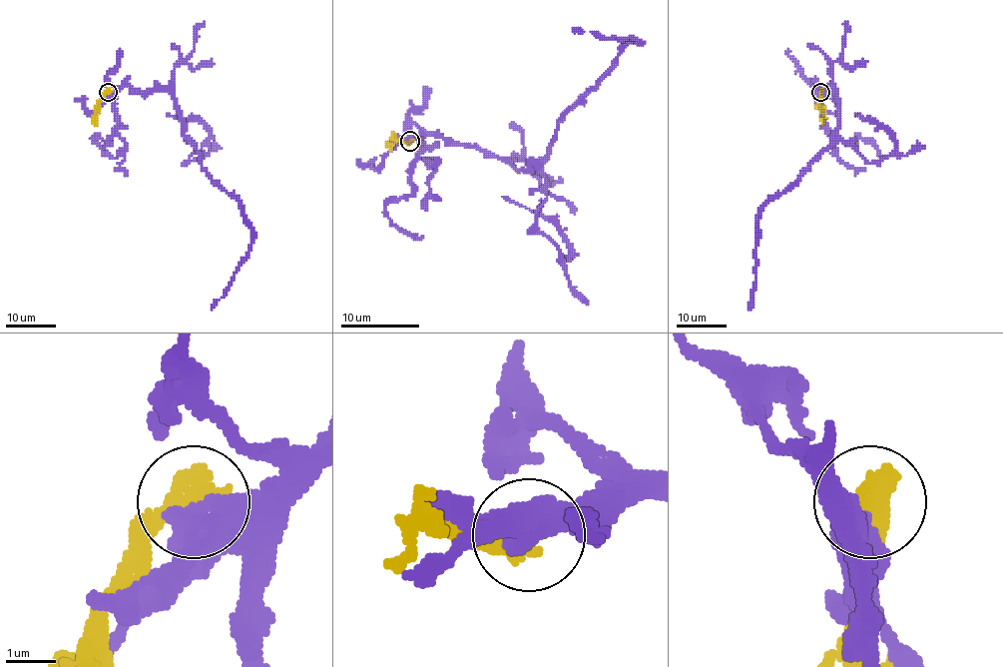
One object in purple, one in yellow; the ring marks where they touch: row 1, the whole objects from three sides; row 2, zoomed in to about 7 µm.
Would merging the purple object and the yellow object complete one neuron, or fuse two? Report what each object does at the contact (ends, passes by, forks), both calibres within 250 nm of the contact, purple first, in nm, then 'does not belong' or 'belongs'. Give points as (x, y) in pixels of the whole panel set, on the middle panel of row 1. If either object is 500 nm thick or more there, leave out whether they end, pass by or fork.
purple passes by; yellow ends there; 400 nm thick on the purple side, 360 nm on the other; does not belong

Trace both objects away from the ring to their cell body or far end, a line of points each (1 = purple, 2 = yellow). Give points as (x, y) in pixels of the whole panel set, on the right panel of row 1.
1: (819, 91), (818, 85), (823, 90), (830, 89), (838, 104), (835, 139), (759, 213), (754, 288), (749, 309)
2: (820, 91), (823, 126)

